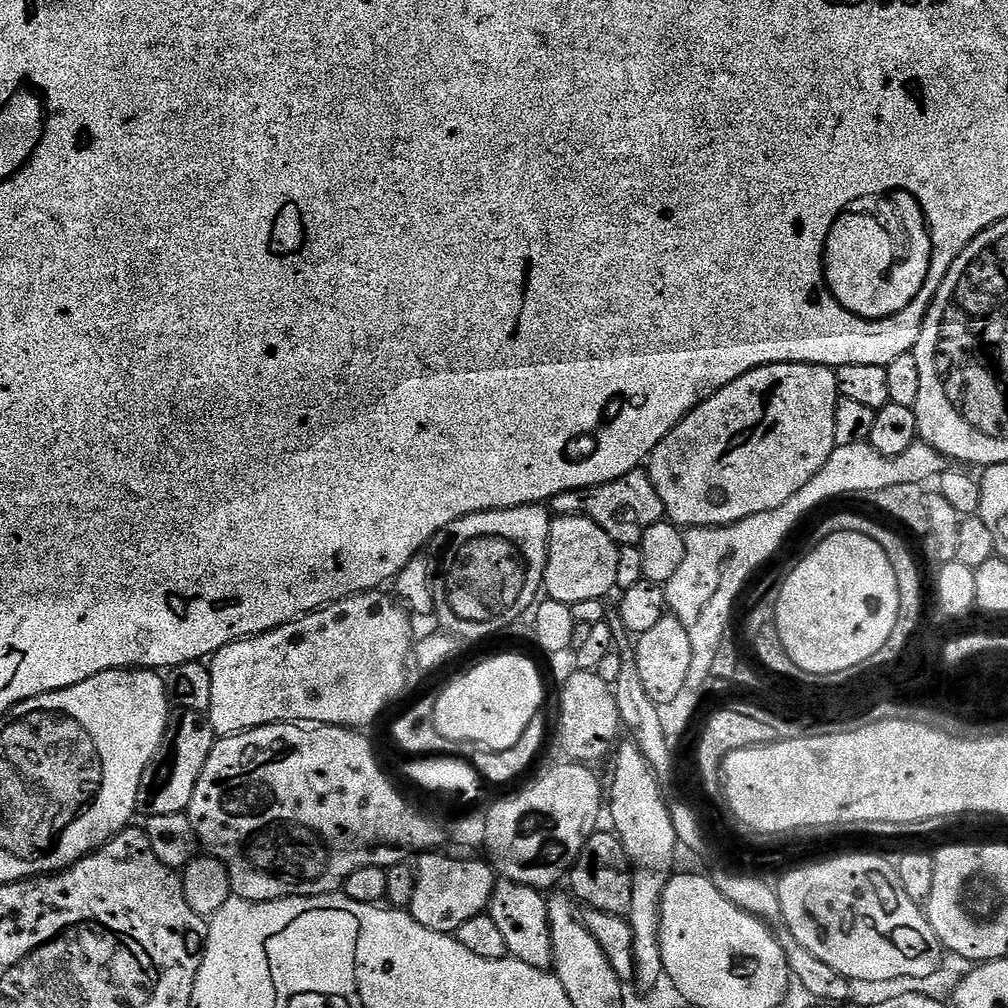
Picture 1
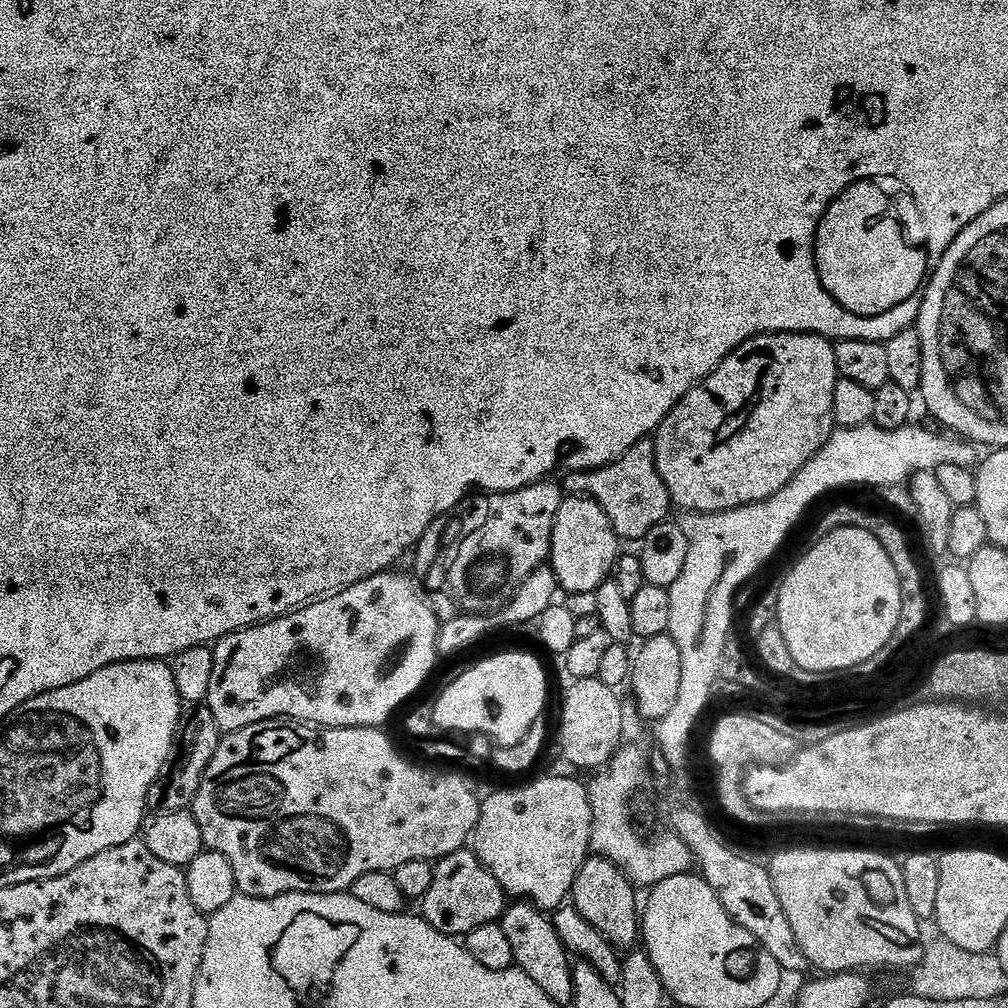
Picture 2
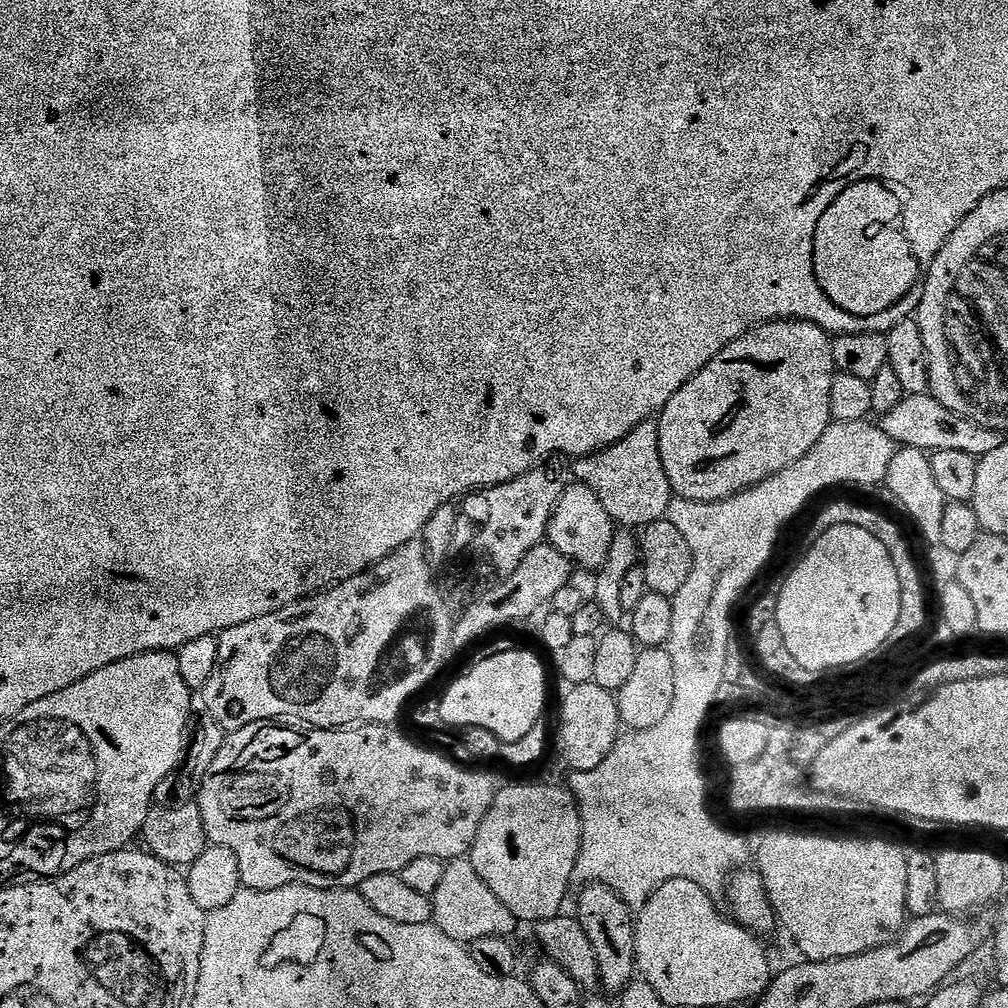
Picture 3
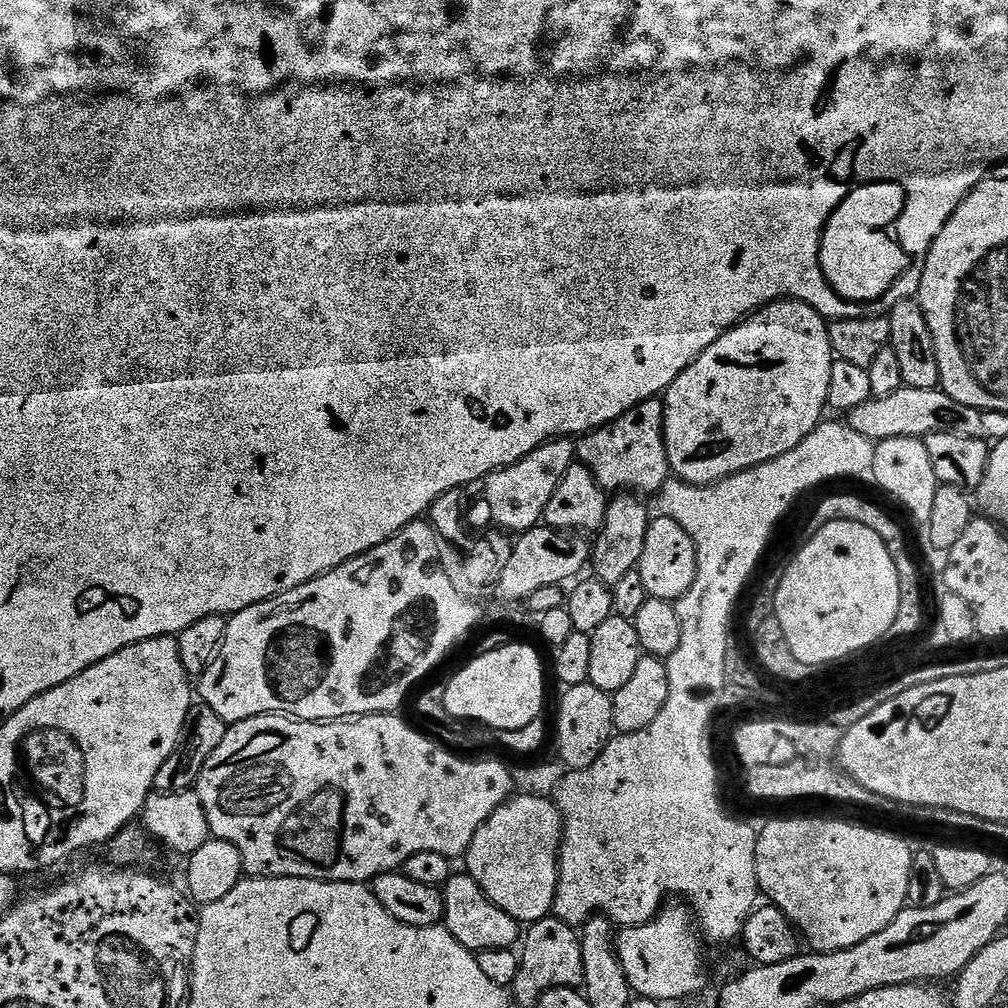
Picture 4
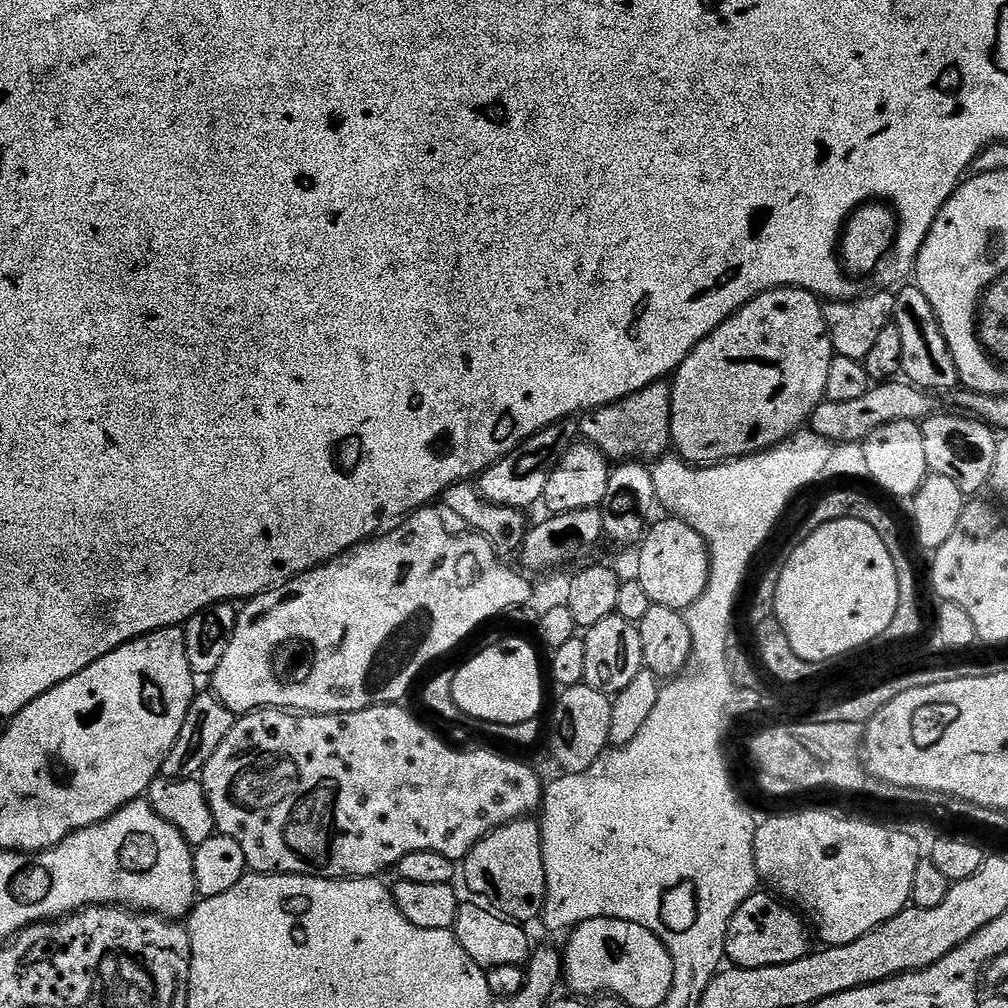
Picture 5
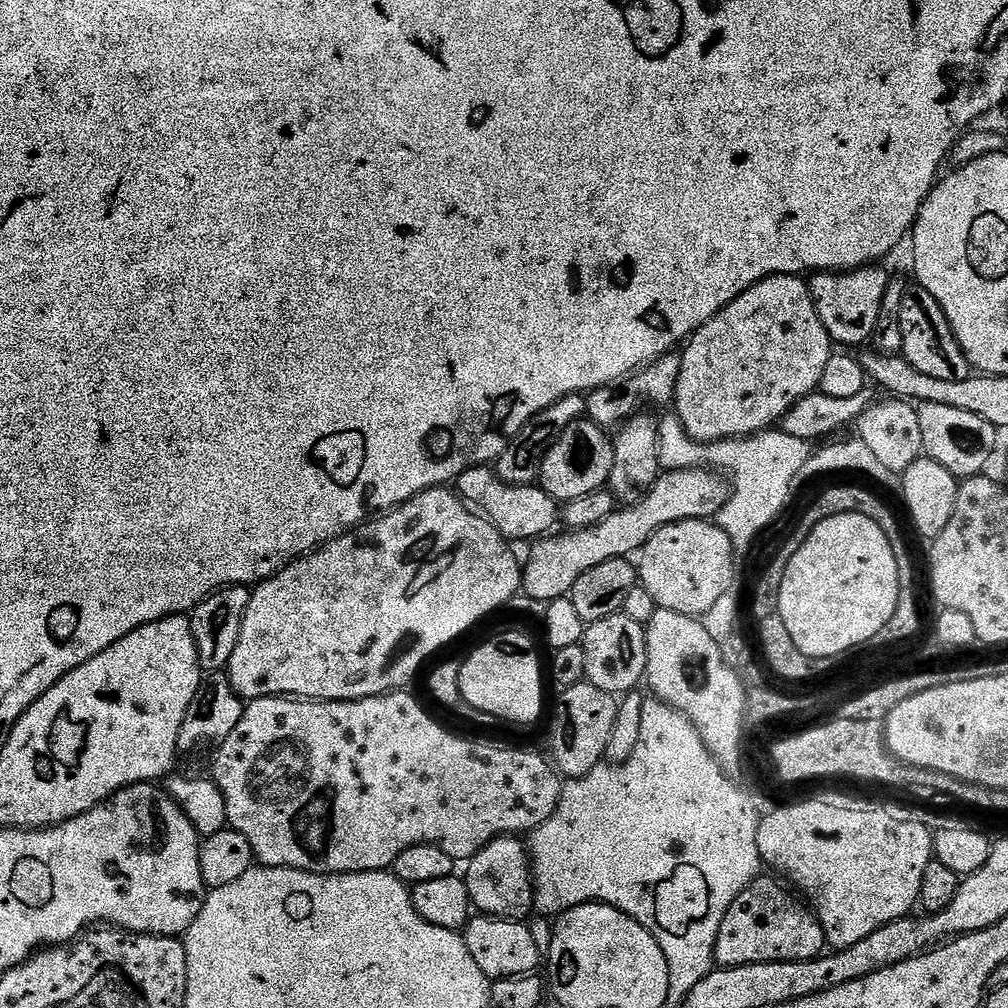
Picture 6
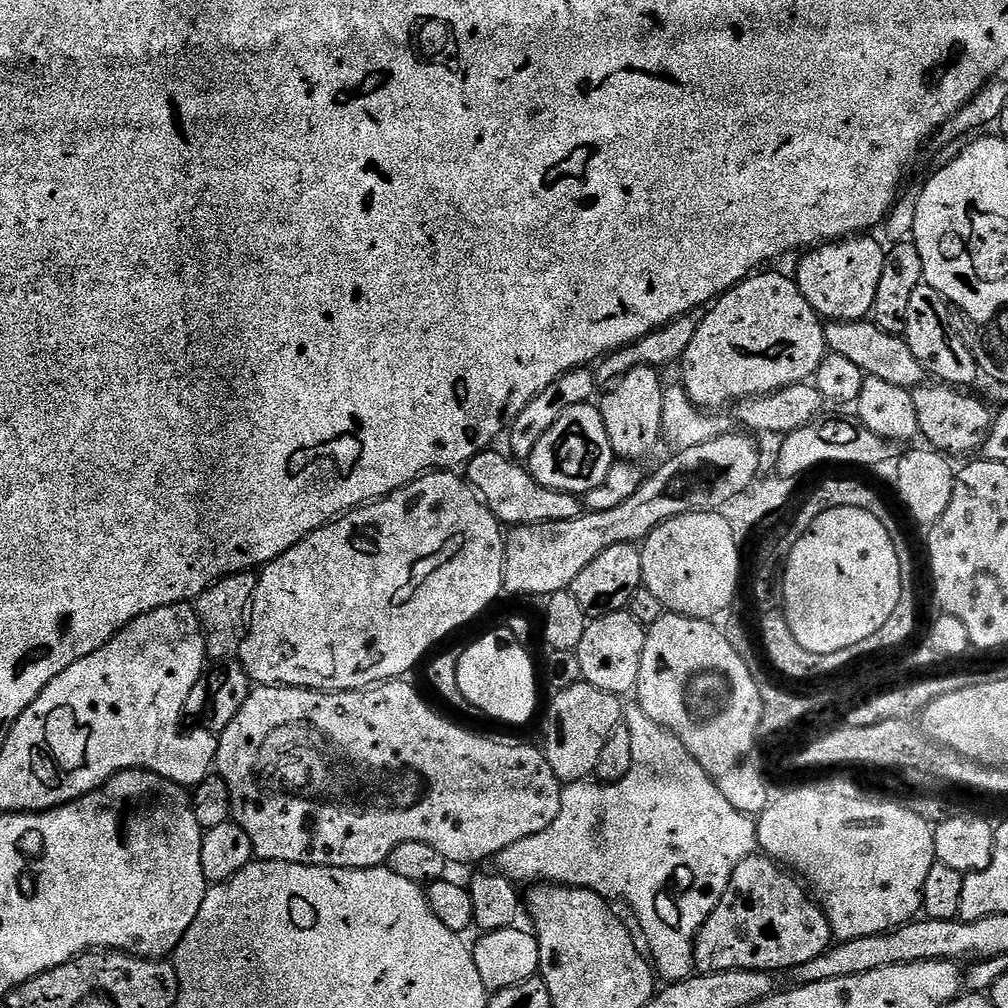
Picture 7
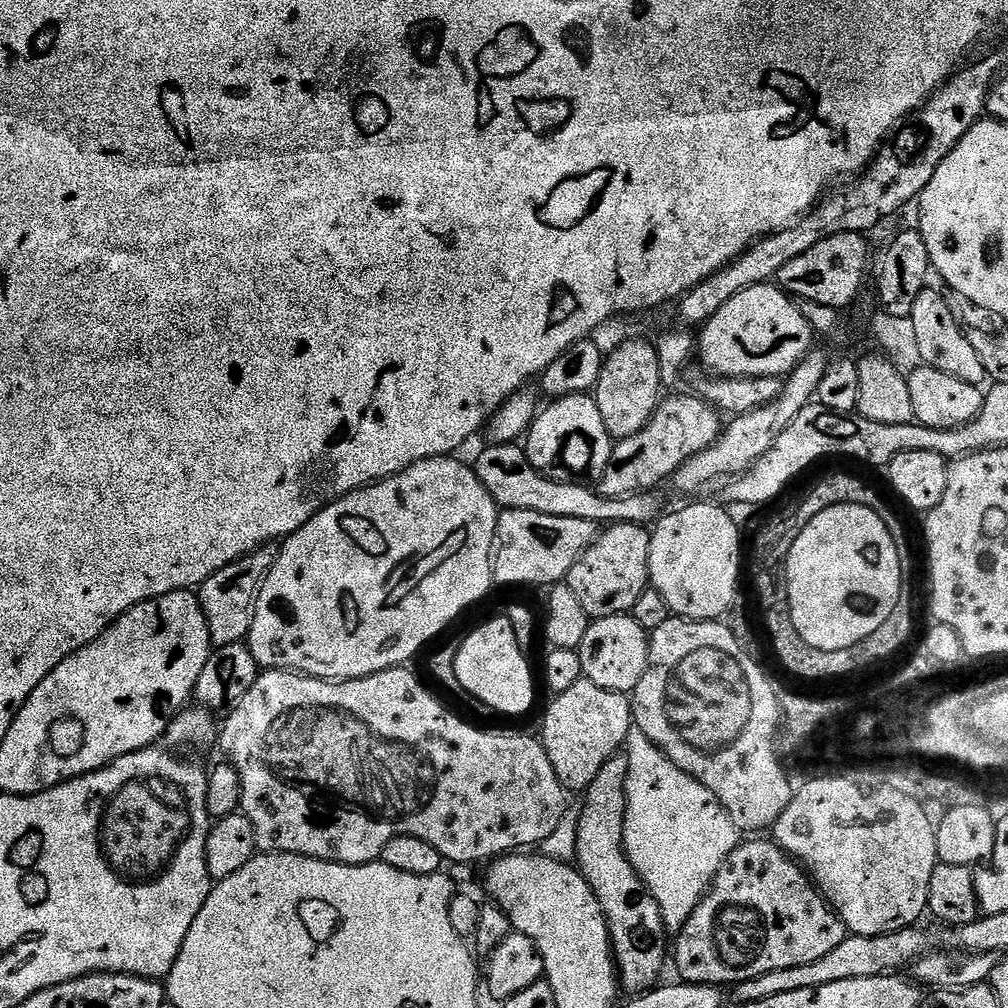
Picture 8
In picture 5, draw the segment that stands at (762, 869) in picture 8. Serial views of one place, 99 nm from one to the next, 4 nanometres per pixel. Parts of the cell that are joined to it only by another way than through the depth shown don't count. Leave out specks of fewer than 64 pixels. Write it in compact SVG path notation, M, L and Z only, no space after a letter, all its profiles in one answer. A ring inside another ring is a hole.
M757 890L750 898L746 898L746 902L742 902L742 906L738 906L730 922L724 947L725 957L738 968L765 968L798 962L810 951L809 929L806 924L804 929L803 923L805 921L783 899Z

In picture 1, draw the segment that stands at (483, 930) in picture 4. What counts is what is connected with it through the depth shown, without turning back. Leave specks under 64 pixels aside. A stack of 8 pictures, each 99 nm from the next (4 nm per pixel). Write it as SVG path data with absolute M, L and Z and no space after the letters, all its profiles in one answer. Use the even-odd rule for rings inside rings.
M440 850L425 852L417 859L420 861L415 861L416 889L410 911L422 926L435 932L455 934L462 922L485 915L498 880L483 859L467 860L464 856L443 856L442 853Z

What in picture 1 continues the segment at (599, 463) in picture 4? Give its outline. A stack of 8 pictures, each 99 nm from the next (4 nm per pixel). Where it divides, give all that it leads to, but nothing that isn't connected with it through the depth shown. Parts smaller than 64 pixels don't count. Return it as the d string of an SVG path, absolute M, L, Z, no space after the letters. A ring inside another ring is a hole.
M637 470L611 480L608 484L597 484L596 487L575 492L564 492L552 497L550 508L556 516L588 516L617 544L639 545L640 539L650 530L650 526L661 523L665 519L662 498L658 498L658 490L654 490L654 482L647 471Z

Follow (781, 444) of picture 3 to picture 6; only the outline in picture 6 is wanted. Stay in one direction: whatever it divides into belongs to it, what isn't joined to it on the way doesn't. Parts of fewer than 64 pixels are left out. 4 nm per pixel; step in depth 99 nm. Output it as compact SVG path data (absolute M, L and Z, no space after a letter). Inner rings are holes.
M803 275L771 276L770 278L766 278L762 282L758 282L754 286L750 286L750 290L746 290L738 298L734 298L734 302L730 302L726 305L718 315L714 318L710 318L710 322L703 324L696 333L688 337L682 348L682 366L680 367L680 373L678 374L678 386L676 387L676 399L674 401L674 415L676 415L676 417L678 417L682 422L682 426L686 430L686 434L689 438L692 440L699 440L701 444L712 444L715 440L733 440L735 436L752 436L756 432L767 432L773 426L779 425L781 421L783 421L784 415L786 415L786 413L803 398L803 396L808 396L811 392L815 392L819 389L820 383L822 382L822 370L826 370L826 362L830 362L830 358L834 355L834 345L830 337L828 337L826 326L822 326L822 318L818 318L818 310L814 306L808 285L809 281L805 279Z

